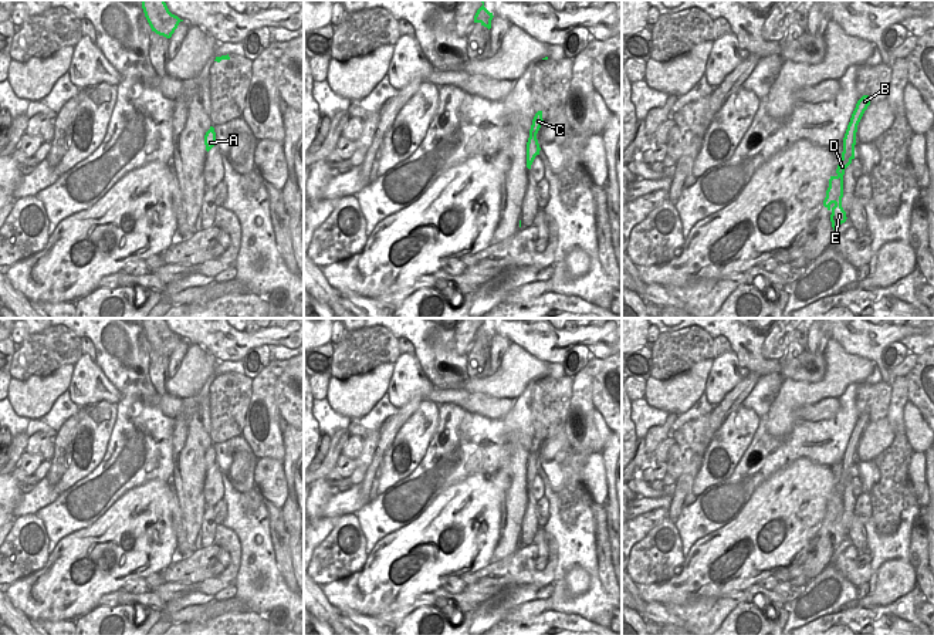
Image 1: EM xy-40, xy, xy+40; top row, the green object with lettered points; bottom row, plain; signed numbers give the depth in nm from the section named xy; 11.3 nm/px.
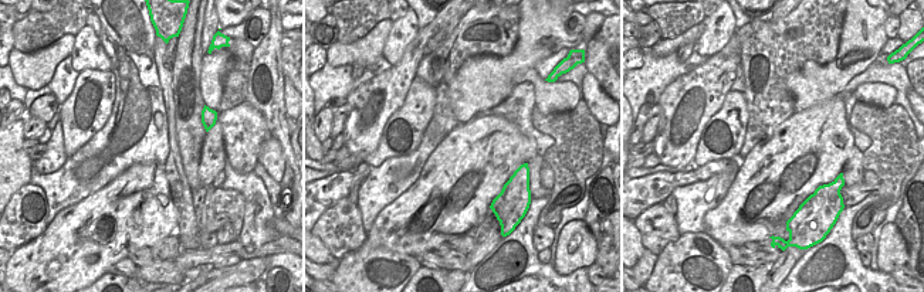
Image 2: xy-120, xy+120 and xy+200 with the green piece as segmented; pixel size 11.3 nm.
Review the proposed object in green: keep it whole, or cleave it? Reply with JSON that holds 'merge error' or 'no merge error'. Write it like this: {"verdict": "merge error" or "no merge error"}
{"verdict": "merge error"}

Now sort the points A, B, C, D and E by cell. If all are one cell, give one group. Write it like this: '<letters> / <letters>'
A / B C D E

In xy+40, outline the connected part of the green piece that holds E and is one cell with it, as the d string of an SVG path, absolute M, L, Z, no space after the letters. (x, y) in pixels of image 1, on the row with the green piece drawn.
M863 95L852 114L850 122L847 125L845 138L843 138L843 152L842 159L836 169L836 176L830 176L829 179L829 188L826 190L826 197L823 200L823 206L832 212L830 222L833 230L837 230L842 223L846 222L846 212L842 207L842 197L843 197L843 175L845 169L852 163L855 159L855 145L856 145L856 132L857 125L870 105L870 97Z

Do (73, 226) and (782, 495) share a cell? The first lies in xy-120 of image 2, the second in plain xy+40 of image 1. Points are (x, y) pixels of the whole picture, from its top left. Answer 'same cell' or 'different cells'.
same cell

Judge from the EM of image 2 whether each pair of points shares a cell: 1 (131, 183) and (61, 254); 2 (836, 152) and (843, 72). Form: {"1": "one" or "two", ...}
{"1": "one", "2": "two"}

